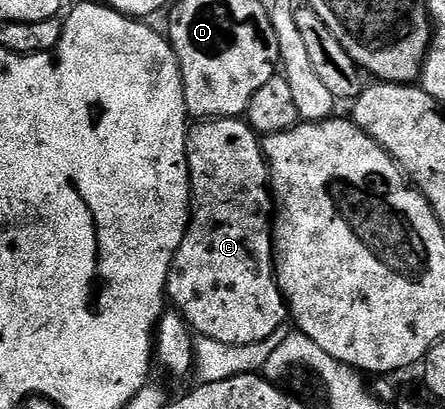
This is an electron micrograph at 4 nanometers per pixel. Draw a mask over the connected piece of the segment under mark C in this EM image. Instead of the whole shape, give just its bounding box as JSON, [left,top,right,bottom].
[167,117,290,347]

